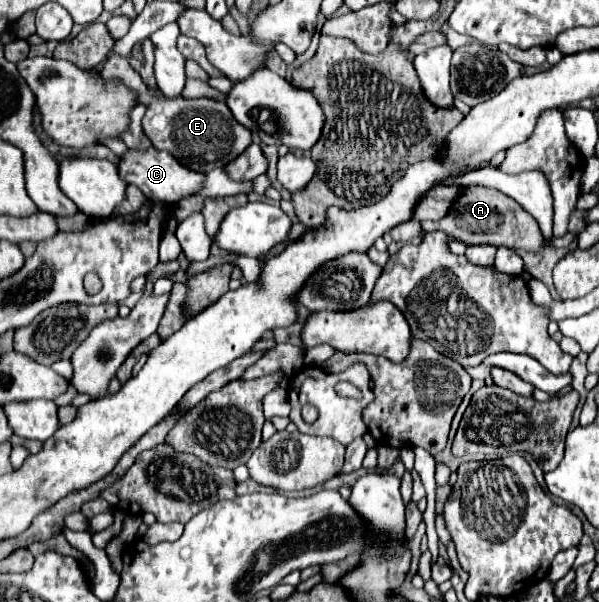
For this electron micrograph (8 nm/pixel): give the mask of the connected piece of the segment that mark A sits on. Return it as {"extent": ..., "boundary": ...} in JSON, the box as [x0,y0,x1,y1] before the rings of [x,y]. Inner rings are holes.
{"extent":[423,186,576,250],"boundary":[[[465,186],[455,198],[453,206],[445,214],[445,218],[437,222],[423,222],[423,230],[441,230],[447,236],[453,236],[465,244],[491,244],[491,246],[507,246],[507,248],[523,248],[523,250],[539,250],[541,246],[566,248],[575,239],[576,234],[568,232],[560,238],[552,238],[549,242],[543,240],[537,220],[519,208],[515,200],[505,196],[499,190],[485,186]]]}

